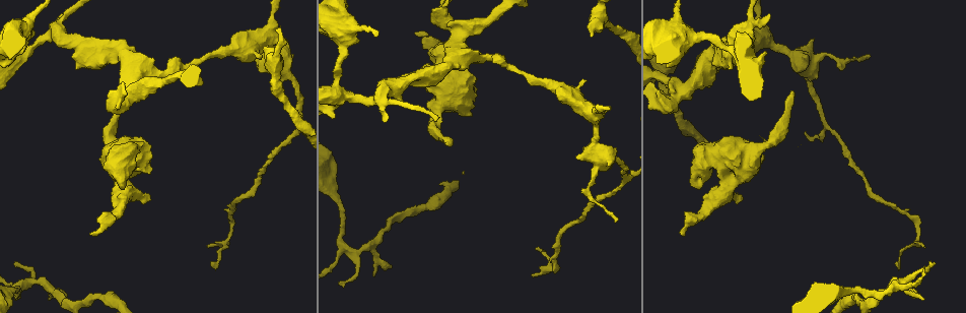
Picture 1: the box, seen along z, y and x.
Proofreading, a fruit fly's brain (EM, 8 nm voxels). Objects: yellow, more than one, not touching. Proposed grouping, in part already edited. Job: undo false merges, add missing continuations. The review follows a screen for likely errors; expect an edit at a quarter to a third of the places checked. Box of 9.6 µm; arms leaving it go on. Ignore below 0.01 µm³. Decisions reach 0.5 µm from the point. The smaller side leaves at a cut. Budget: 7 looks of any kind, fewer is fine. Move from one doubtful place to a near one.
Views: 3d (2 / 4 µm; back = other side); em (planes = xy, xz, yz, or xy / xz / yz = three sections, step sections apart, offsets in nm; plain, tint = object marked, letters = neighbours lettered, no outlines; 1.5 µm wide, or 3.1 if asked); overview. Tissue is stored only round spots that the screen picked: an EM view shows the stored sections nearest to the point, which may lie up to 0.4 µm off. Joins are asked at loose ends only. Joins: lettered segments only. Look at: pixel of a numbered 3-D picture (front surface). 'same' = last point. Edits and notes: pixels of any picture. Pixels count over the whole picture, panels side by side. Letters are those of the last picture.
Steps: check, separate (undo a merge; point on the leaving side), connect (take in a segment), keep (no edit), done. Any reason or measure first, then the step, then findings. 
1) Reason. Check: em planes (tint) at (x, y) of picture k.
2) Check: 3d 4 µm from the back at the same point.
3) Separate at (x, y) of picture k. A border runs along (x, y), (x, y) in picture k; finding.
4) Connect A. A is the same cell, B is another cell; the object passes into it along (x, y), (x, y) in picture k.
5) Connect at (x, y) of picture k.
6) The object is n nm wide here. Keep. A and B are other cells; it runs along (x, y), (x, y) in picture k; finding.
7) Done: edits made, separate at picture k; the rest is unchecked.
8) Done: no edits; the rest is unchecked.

Branch stops here. Check: 3d 2 µm at (15, 264) of picture 1.

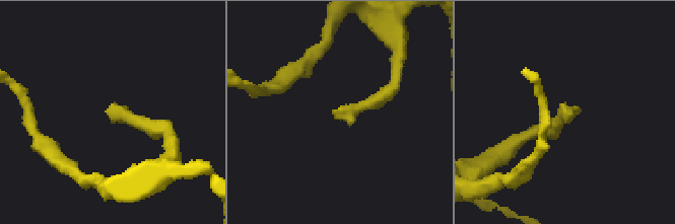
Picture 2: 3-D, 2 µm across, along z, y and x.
Check: em xz step 4 (tint) at (109, 108) of picture 2.

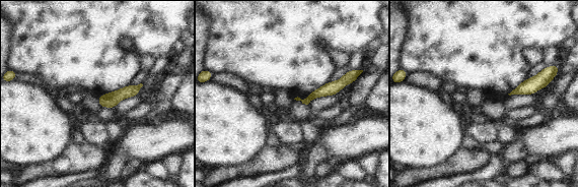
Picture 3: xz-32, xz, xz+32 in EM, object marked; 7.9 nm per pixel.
Check: em xy step 8 (letters) at the same point.

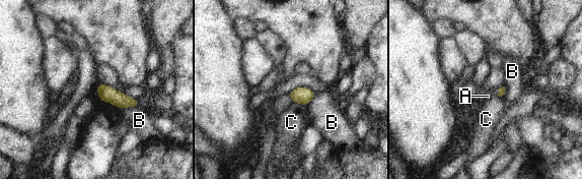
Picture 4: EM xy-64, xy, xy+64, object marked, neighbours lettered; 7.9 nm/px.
Keep. A, B and C are other cells; none of them fits.

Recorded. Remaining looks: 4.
An open end. Check: em planes (tint) at (741, 199) of picture 1.

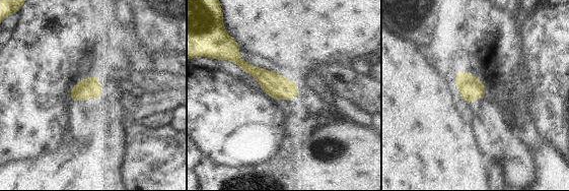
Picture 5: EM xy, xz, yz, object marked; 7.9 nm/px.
What lies round it. Check: em planes (letters) at the same point.

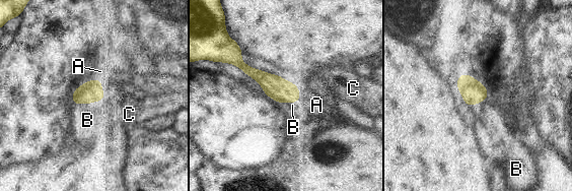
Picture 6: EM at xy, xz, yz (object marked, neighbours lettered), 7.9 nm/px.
Connect B. B is the same cell, A and C are other cells; the object passes into it along (90, 91), (88, 103), (87, 120) in picture 6; the neuron continues.

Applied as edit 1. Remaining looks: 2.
Check: em planes (letters) at (94, 69) of picture 1.

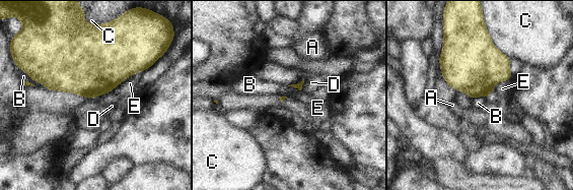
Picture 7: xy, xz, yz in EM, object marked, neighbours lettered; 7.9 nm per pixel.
Keep. A, B, C, D and E are other cells; a border runs along (24, 72), (47, 88) in picture 7; no lettered segment goes on from it.

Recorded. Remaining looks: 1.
Done: edits made, connect at picture 6; the rest is unchecked.

